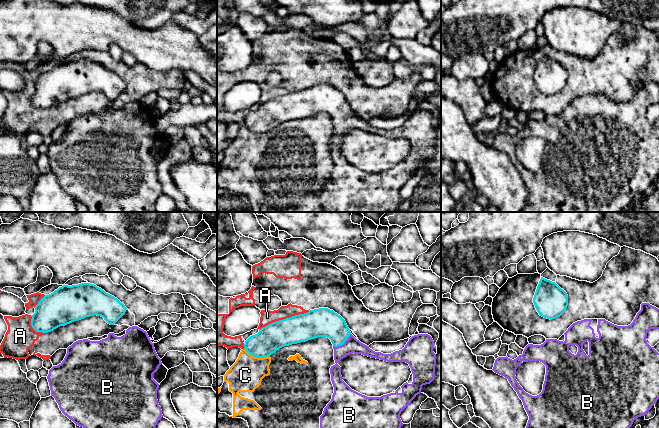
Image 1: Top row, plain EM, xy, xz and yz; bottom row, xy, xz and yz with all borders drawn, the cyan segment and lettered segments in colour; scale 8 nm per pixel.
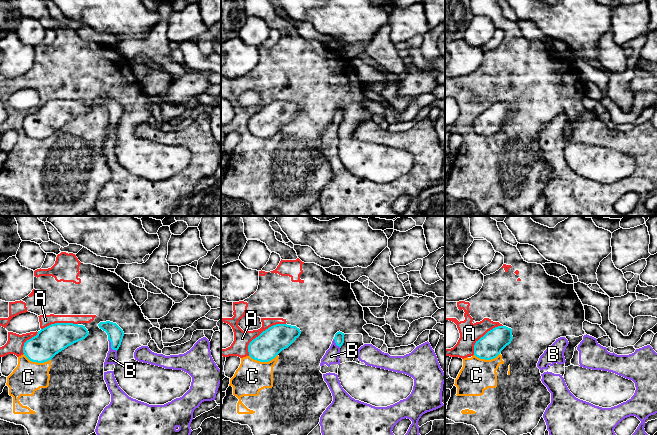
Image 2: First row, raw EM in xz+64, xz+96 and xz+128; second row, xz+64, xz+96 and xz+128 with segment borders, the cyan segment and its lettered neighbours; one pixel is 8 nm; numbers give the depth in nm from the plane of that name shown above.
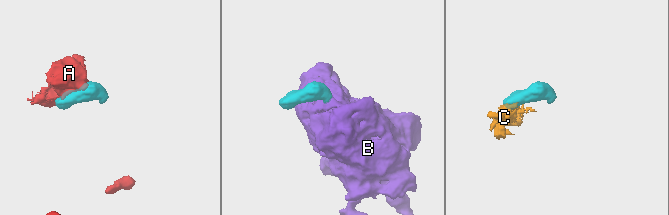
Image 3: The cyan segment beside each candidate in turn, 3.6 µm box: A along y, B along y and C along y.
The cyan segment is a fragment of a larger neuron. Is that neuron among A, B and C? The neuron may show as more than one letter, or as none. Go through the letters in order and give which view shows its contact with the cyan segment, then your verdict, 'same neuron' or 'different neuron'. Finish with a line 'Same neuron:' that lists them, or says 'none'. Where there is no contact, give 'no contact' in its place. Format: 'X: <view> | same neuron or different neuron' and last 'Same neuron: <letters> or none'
A: xz | different neuron
B: xz | same neuron
C: xz | different neuron
Same neuron: B

